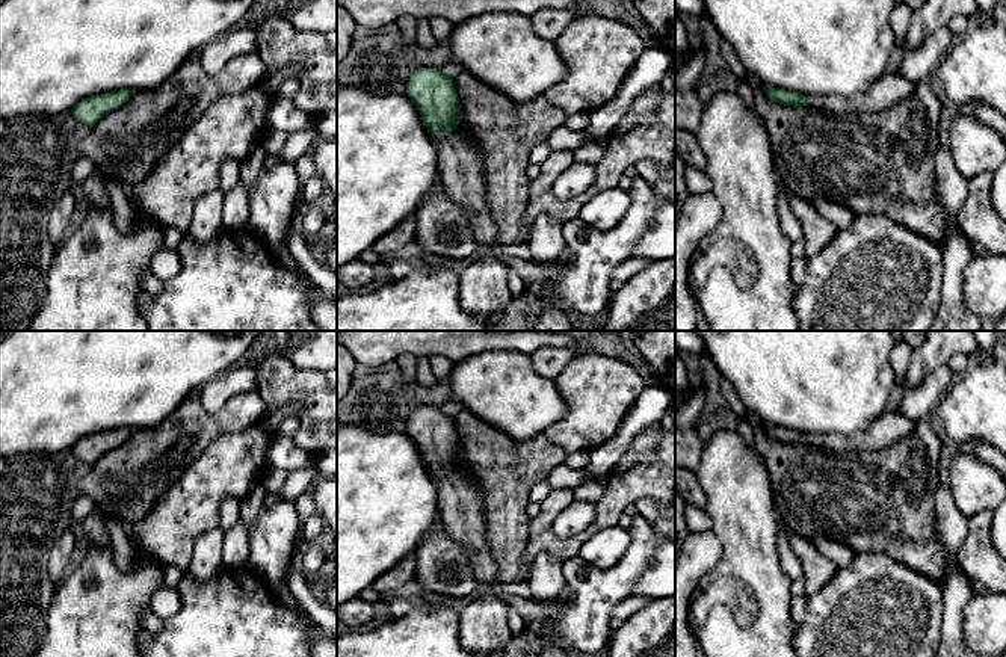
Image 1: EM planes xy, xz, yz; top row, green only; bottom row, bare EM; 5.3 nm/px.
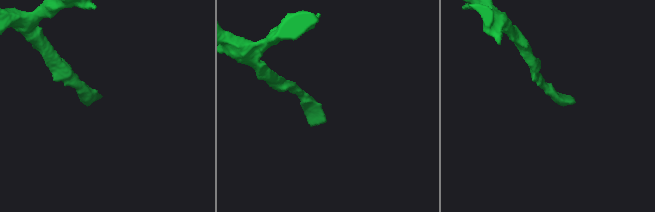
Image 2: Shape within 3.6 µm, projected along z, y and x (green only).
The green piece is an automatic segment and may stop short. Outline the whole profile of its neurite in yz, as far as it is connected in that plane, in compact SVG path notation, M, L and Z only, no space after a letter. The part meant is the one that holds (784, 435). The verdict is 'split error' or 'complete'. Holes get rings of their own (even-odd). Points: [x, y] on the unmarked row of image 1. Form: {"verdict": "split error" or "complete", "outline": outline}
{"verdict": "split error", "outline": "M884 409L866 429L856 430L850 435L823 433L807 435L801 430L769 426L763 427L770 440L784 444L813 444L826 450L844 452L878 452L909 436L914 432L915 421L899 414Z"}

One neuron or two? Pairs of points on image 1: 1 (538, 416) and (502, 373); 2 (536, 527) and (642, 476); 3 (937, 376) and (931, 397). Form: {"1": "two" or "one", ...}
{"1": "one", "2": "two", "3": "one"}

